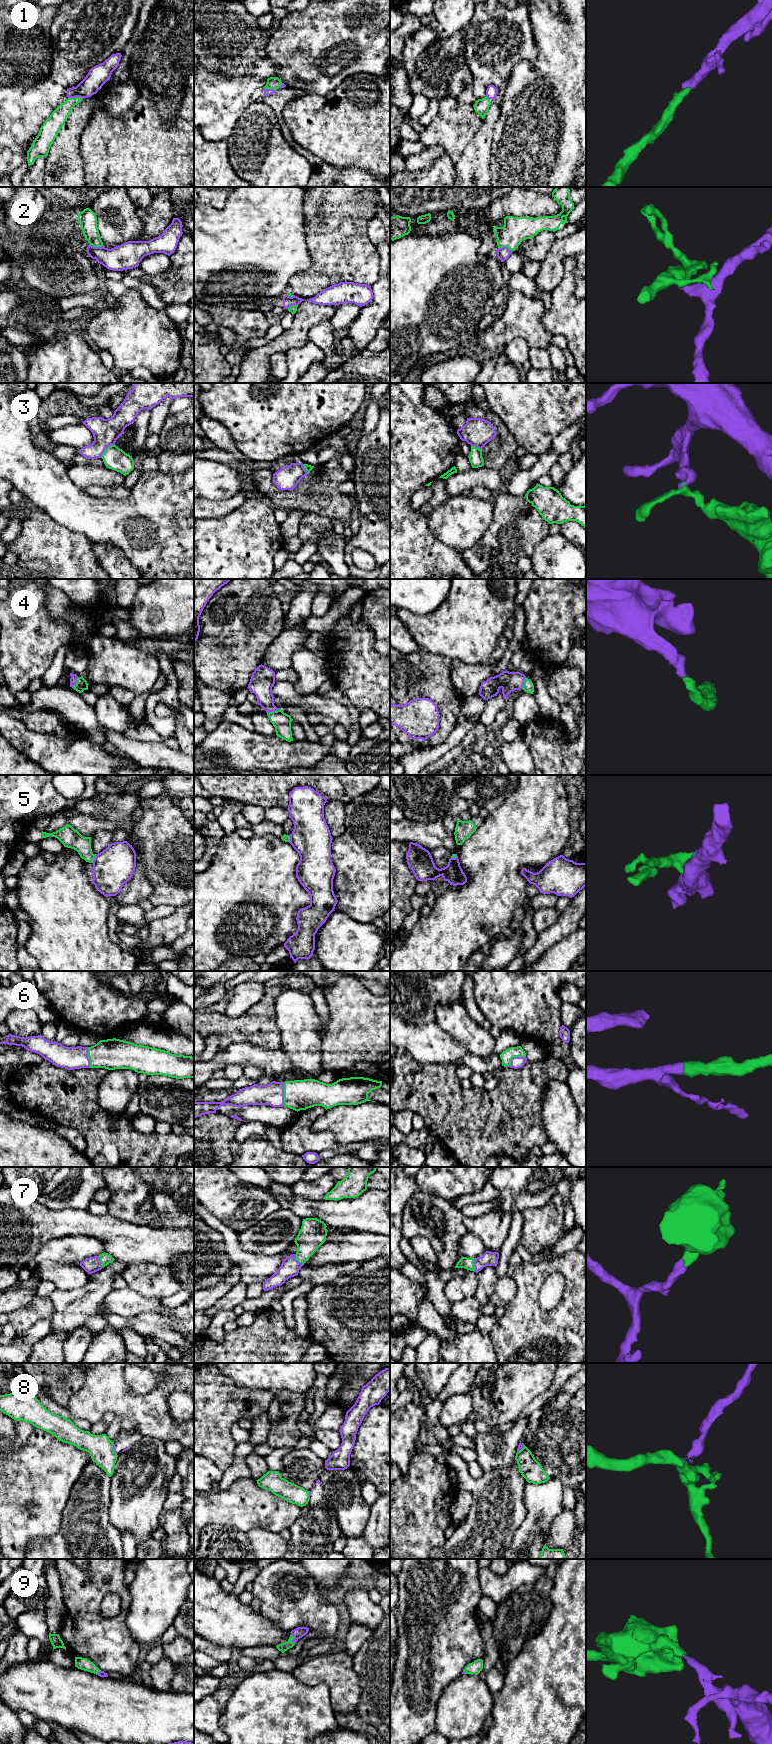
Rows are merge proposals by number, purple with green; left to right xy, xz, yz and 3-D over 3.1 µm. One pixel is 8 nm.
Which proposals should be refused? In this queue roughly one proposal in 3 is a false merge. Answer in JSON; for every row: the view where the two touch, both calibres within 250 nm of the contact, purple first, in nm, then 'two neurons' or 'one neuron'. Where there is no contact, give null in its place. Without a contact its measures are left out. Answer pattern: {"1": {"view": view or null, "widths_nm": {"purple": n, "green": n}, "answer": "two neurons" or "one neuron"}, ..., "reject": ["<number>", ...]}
{"1": {"view": "xy", "widths_nm": {"purple": 160, "green": 140}, "answer": "one neuron"}, "2": {"view": "xy", "widths_nm": {"purple": 200, "green": 140}, "answer": "two neurons"}, "3": {"view": "xy", "widths_nm": {"purple": 200, "green": 180}, "answer": "two neurons"}, "4": {"view": "xz", "widths_nm": {"purple": 190, "green": 150}, "answer": "one neuron"}, "5": {"view": "xy", "widths_nm": {"purple": 320, "green": 160}, "answer": "two neurons"}, "6": {"view": "yz", "widths_nm": {"purple": 100, "green": 90}, "answer": "one neuron"}, "7": {"view": "yz", "widths_nm": {"purple": 120, "green": 90}, "answer": "one neuron"}, "8": {"view": "xy", "widths_nm": {"purple": 20, "green": 200}, "answer": "two neurons"}, "9": {"view": "xz", "widths_nm": {"purple": 90, "green": 70}, "answer": "two neurons"}, "reject": ["2", "3", "5", "8", "9"]}

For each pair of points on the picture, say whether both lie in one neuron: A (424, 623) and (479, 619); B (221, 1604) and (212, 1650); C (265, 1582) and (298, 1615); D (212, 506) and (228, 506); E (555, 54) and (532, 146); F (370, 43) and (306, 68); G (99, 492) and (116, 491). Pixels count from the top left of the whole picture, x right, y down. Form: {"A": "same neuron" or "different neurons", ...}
{"A": "same neuron", "B": "different neurons", "C": "same neuron", "D": "same neuron", "E": "same neuron", "F": "same neuron", "G": "same neuron"}

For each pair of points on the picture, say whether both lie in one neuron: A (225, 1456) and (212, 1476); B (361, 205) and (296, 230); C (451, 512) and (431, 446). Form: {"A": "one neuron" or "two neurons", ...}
{"A": "two neurons", "B": "two neurons", "C": "two neurons"}

